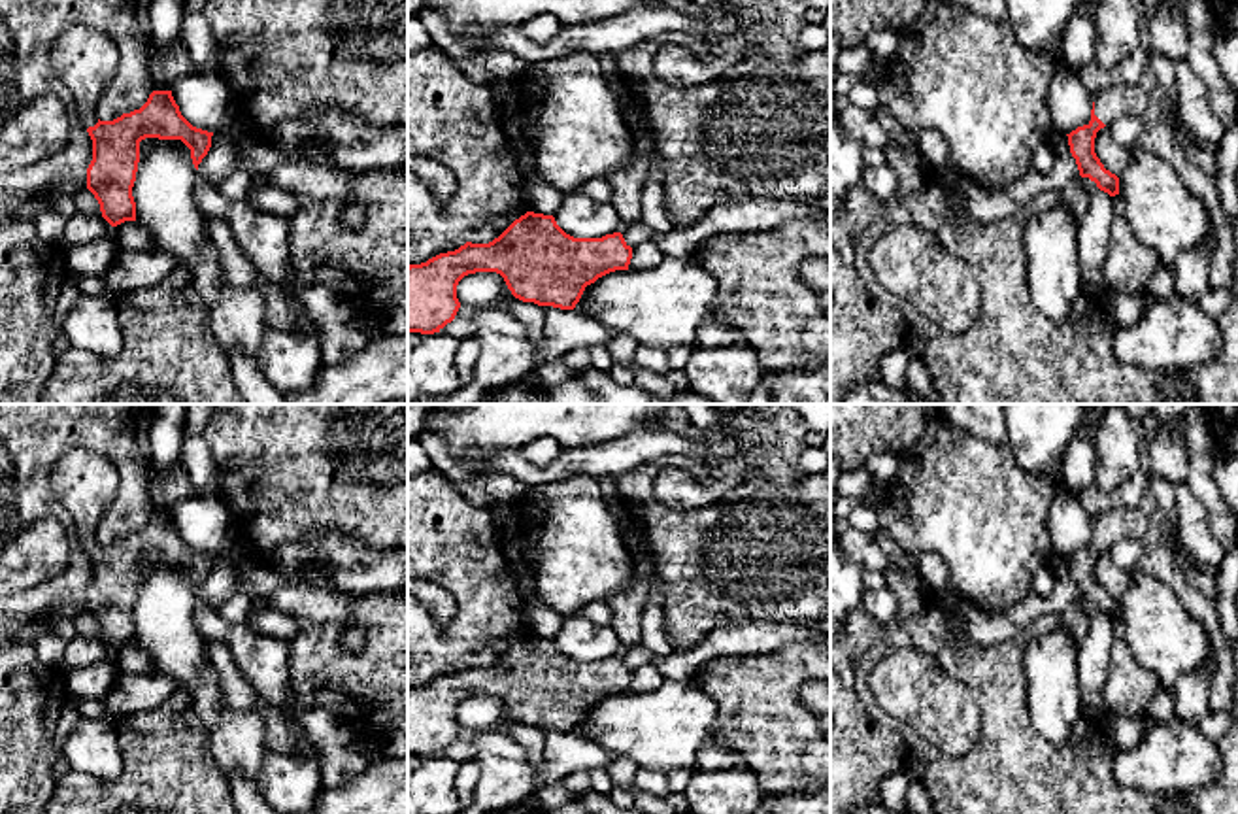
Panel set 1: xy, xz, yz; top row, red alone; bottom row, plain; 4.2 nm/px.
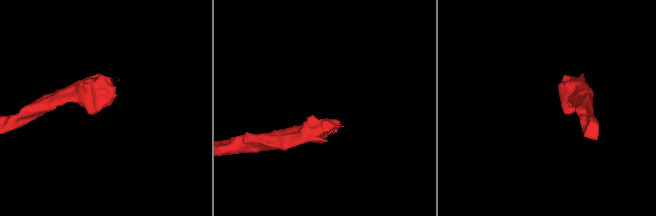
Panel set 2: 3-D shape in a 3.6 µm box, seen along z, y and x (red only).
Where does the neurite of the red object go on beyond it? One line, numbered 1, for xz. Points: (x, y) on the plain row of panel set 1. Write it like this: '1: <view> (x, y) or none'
1: none

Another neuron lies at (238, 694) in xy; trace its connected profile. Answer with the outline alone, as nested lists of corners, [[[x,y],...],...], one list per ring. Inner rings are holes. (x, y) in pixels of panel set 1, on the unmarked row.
[[[225,642],[211,644],[211,663],[219,672],[226,706],[234,710],[259,710],[264,720],[266,748],[285,755],[304,755],[296,750],[296,738],[277,712],[255,691],[238,670],[234,655]]]

